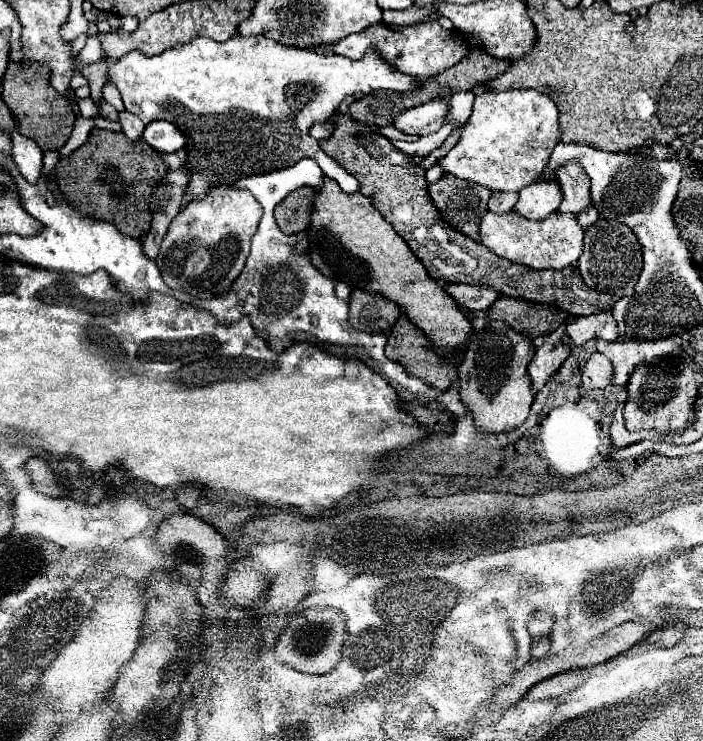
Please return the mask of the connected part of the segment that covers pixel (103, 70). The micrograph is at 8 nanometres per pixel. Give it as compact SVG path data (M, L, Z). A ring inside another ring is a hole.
M99 62L99 64L91 64L91 66L83 68L83 76L89 82L91 98L95 102L101 98L101 90L103 90L103 86L107 82L107 70L109 70L109 64L107 62Z

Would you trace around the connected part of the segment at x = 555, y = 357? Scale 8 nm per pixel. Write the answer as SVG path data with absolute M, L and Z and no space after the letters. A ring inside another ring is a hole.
M545 342L535 350L535 356L529 364L529 376L535 390L541 390L555 370L561 368L569 356L569 346L563 342Z

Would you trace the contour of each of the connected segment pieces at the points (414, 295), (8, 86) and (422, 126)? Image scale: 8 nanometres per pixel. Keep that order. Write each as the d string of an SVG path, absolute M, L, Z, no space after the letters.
M325 178L325 186L315 196L315 210L311 214L307 236L311 262L323 274L331 276L335 282L347 282L351 288L379 292L397 302L407 318L427 332L439 352L447 354L467 342L471 322L457 308L455 300L427 274L419 258L409 250L389 222L381 218L367 196L359 192L347 194L337 186L337 182Z
M11 62L3 76L3 86L1 86L1 98L11 108L11 112L17 114L19 134L35 140L43 152L61 148L67 142L75 122L75 112L71 108L69 98L63 98L63 94L55 94L49 78L51 78L51 70L47 70L47 66L43 64Z
M435 100L399 114L393 126L405 134L425 136L437 132L445 124L445 114L447 114L447 100Z

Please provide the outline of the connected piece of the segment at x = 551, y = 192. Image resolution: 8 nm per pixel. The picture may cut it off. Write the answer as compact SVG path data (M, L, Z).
M539 180L531 186L519 190L519 202L515 204L515 212L531 220L543 220L547 214L559 208L563 194L559 194L557 180Z

